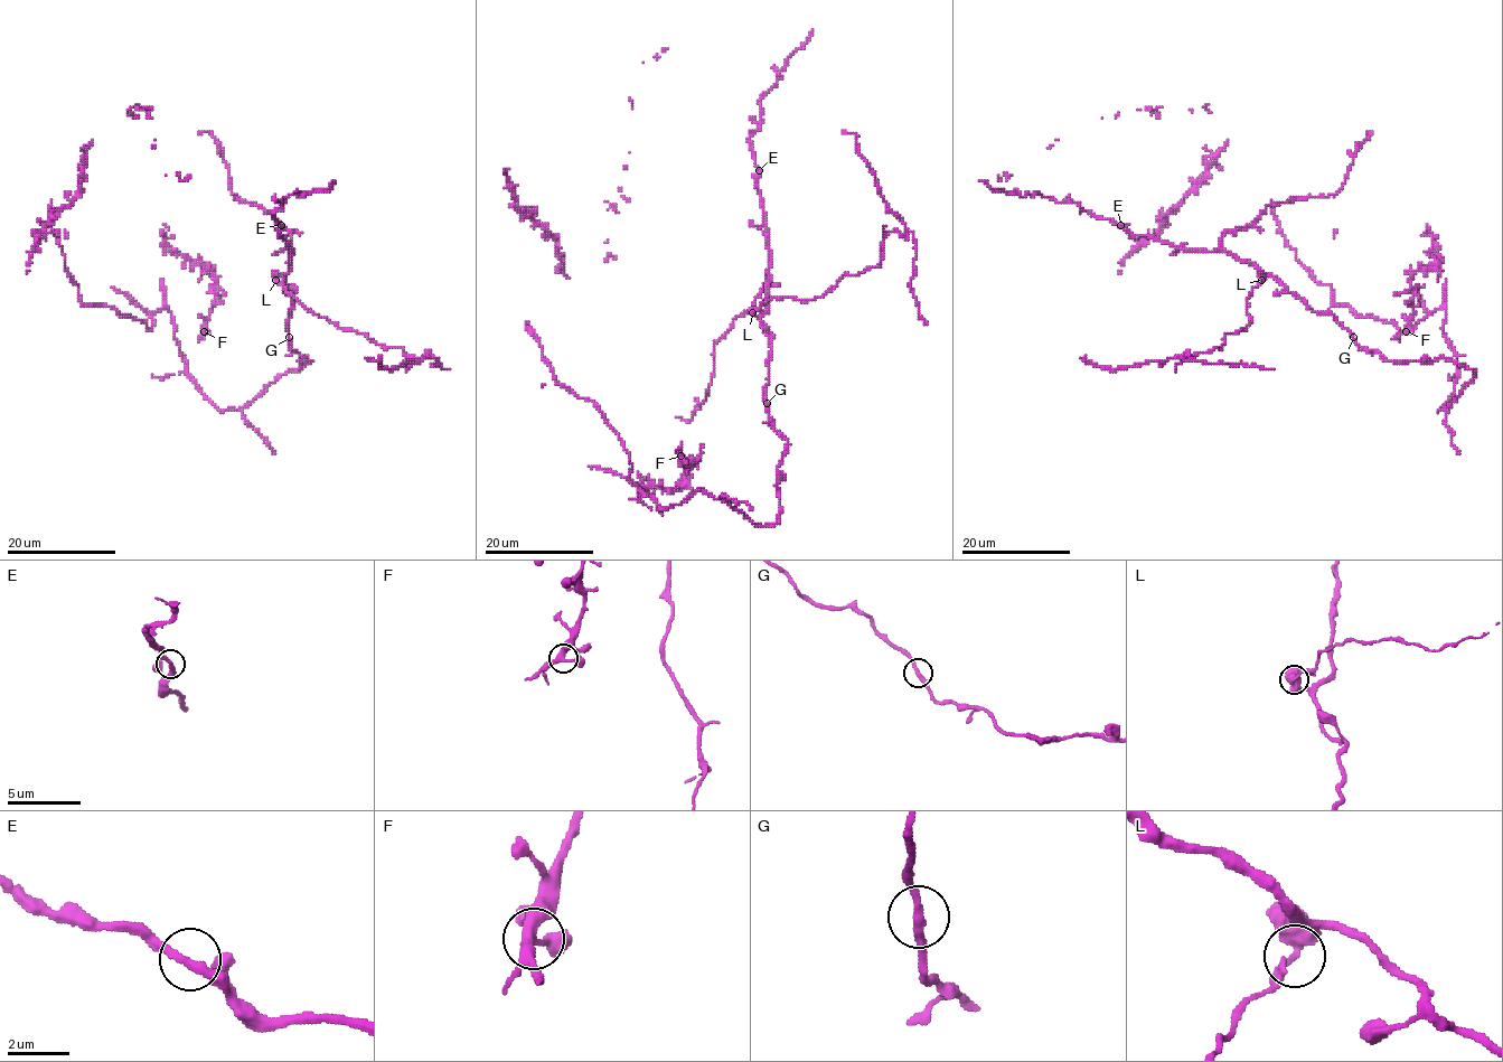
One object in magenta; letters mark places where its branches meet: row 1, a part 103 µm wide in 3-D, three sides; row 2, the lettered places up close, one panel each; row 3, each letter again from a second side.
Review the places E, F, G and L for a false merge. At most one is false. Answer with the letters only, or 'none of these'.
L

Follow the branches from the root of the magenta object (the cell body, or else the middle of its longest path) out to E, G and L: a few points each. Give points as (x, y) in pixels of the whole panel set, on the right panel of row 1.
E: (1454, 393), (1475, 369), (1444, 357), (1388, 362), (1252, 264), (1224, 251), (1132, 236), (1120, 225)
G: (1454, 393), (1439, 410), (1449, 406), (1475, 369), (1444, 357), (1388, 362), (1352, 337)
L: (1454, 393), (1475, 369), (1444, 357), (1388, 362), (1332, 315), (1262, 280)

